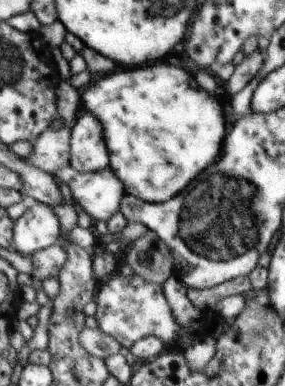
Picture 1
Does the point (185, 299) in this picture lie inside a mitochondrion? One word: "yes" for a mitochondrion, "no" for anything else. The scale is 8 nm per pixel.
no

